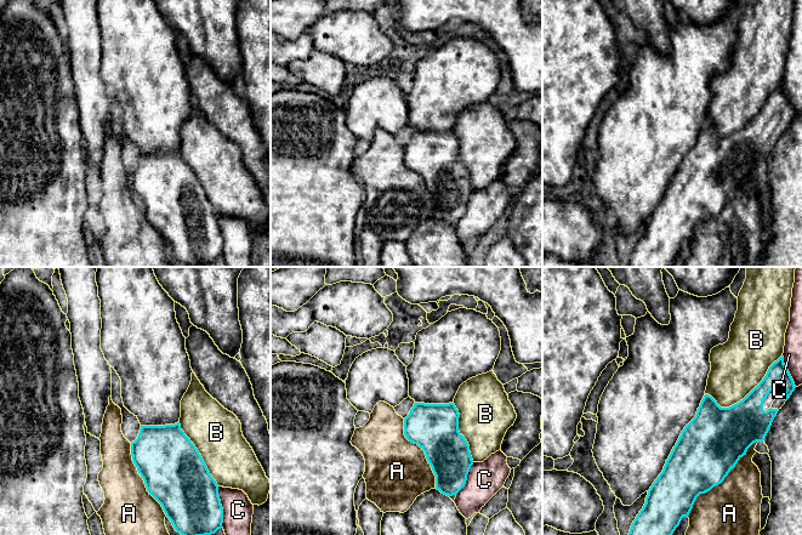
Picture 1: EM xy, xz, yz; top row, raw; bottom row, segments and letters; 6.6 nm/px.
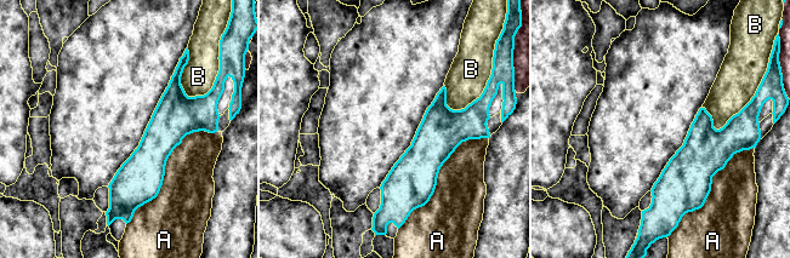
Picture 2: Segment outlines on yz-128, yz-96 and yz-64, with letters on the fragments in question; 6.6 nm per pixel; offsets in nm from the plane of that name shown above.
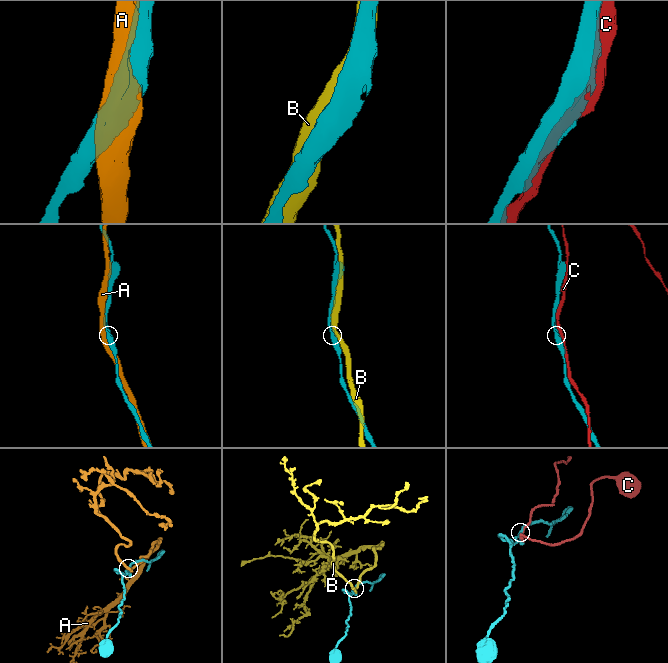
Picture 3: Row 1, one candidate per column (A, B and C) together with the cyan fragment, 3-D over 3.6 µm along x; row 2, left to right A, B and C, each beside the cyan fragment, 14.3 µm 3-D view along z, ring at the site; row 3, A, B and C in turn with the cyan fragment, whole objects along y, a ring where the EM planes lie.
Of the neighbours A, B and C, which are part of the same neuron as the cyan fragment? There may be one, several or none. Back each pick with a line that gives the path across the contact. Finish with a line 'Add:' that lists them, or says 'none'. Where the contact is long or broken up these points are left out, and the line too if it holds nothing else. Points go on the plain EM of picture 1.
Add: none

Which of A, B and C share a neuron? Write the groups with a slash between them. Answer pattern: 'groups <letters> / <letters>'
groups A / B C

